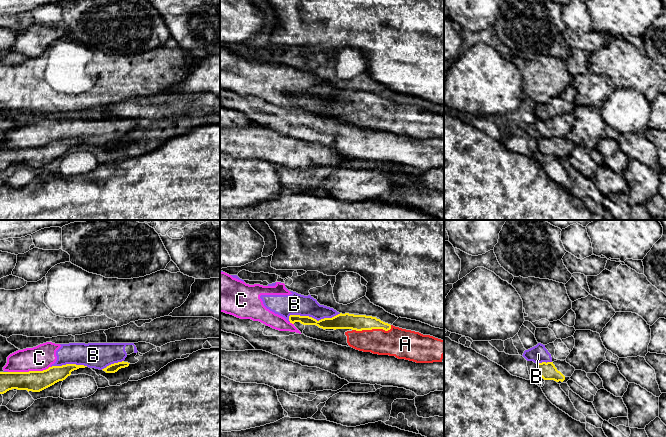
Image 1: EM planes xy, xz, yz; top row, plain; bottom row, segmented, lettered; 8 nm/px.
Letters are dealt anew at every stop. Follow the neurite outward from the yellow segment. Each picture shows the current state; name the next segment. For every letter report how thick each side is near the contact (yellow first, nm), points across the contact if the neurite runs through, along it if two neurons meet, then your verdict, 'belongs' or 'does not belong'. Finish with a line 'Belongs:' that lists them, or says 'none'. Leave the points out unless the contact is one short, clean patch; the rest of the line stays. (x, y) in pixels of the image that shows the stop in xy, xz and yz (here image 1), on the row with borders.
A: 130/240 nm | across xz (342, 321), (372, 328), (383, 339), (398, 342) | belongs
B: 130/180 nm | does not belong
C: 170/200 nm | does not belong
Belongs: A

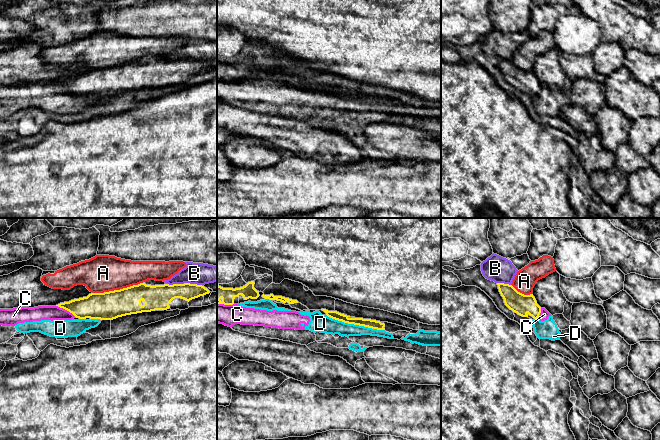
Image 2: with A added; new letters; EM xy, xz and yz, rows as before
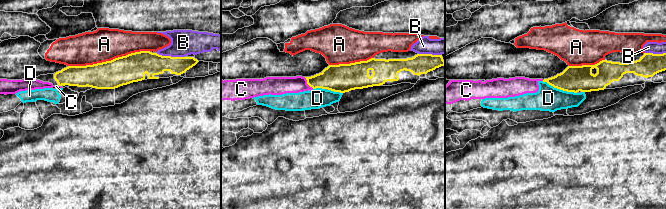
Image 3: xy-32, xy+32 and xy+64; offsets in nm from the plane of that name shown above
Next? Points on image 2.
A: 220/300 nm | does not belong
B: 200/180 nm | does not belong
C: 200/120 nm | along xy (56, 305), (68, 310), (75, 316) | does not belong
D: 70/140 nm | does not belong
Belongs: none

